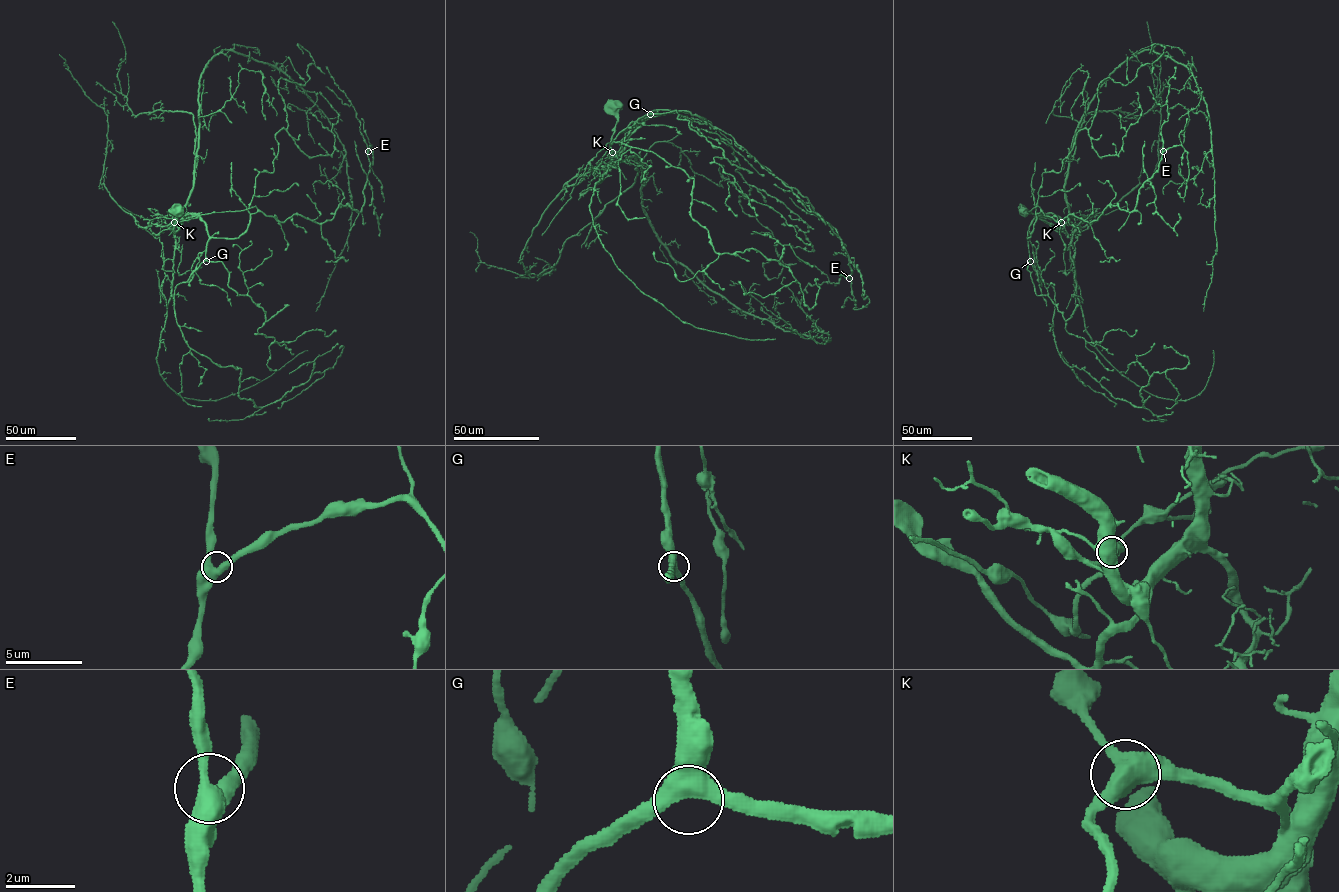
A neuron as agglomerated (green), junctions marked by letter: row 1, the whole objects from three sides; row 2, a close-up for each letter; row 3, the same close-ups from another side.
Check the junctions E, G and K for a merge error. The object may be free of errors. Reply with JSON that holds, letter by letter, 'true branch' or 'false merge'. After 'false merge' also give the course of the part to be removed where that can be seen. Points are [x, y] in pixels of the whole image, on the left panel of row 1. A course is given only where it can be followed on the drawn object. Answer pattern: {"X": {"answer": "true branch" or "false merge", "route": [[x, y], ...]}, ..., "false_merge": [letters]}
{"E": {"answer": "true branch"}, "G": {"answer": "true branch"}, "K": {"answer": "true branch"}, "false_merge": []}

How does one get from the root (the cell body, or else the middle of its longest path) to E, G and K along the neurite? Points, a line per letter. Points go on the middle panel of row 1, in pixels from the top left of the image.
E: (615, 105), (615, 155), (632, 129), (667, 113), (704, 117), (730, 134), (835, 230), (849, 278)
G: (615, 105), (617, 121), (610, 142), (611, 149), (617, 153), (615, 155), (628, 133), (650, 114)
K: (615, 105), (617, 121), (610, 148), (617, 153), (615, 155), (619, 152), (611, 152)

